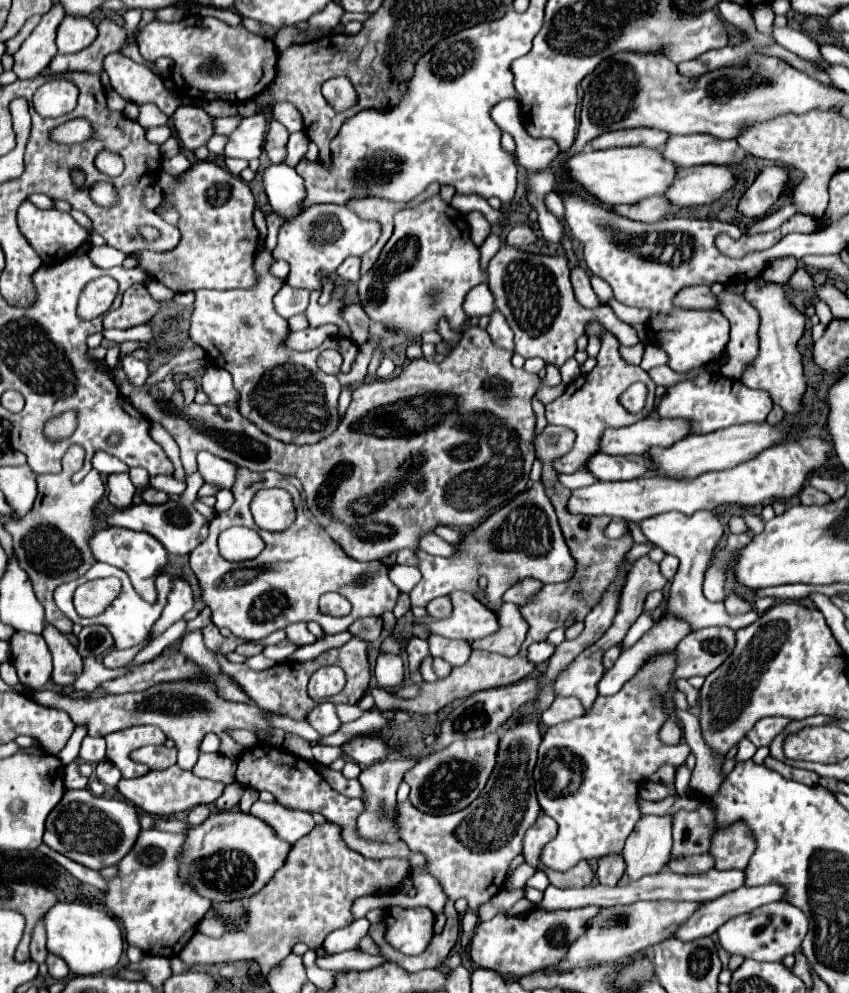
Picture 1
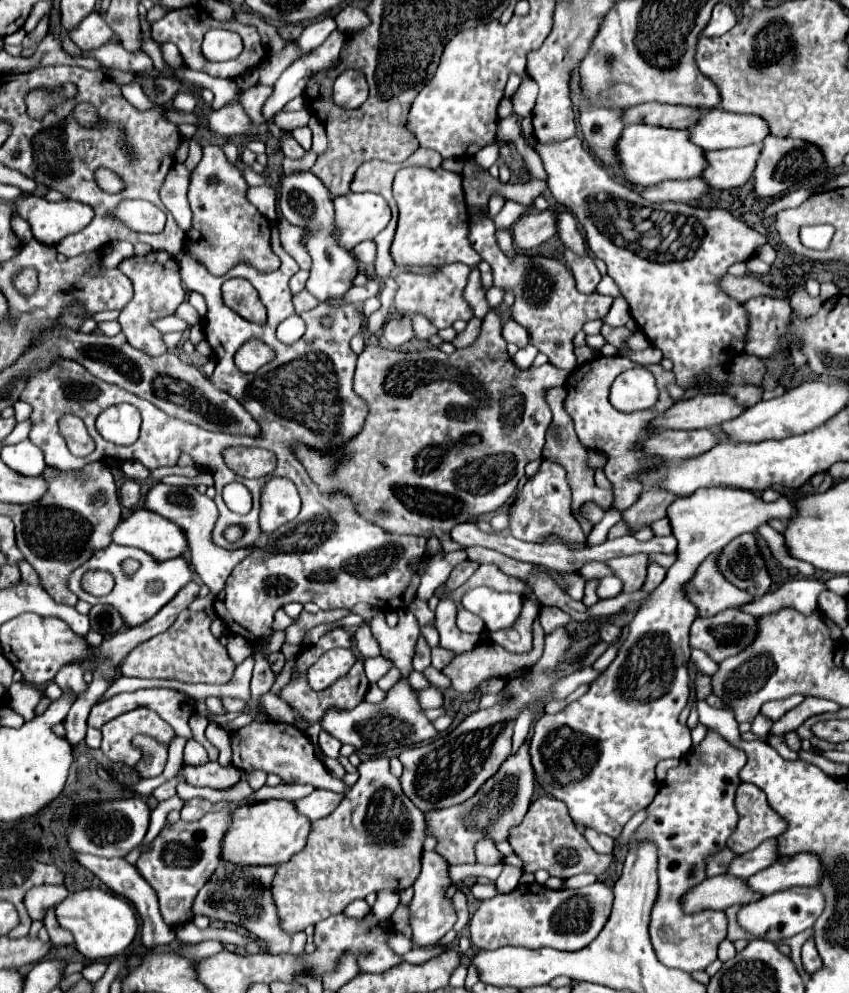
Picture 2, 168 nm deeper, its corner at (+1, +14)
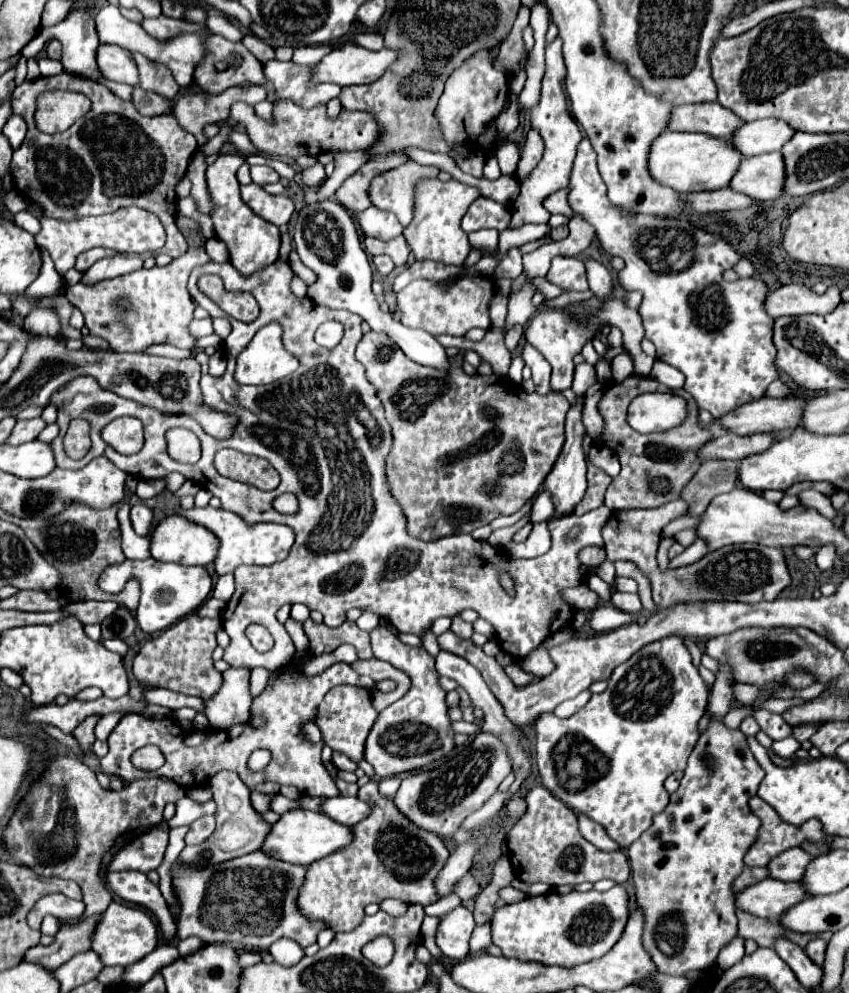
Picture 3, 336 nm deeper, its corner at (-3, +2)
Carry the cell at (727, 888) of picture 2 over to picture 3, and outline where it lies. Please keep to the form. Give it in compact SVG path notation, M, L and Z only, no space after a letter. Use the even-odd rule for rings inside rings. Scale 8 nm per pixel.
M763 879L749 889L735 893L737 911L745 911L757 917L775 919L795 903L807 899L799 883L783 883L775 879Z

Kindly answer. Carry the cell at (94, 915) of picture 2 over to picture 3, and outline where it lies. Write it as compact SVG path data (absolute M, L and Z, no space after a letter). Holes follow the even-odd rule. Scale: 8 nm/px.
M111 903L105 913L101 913L95 931L91 933L91 949L99 953L99 959L103 965L121 965L127 967L139 959L143 959L147 953L151 953L157 947L157 927L153 919L137 909L137 907L127 907L121 903Z

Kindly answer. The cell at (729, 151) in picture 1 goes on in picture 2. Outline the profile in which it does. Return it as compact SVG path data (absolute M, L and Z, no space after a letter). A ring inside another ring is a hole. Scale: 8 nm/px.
M723 109L707 111L697 125L691 127L691 139L705 151L763 143L767 135L769 125L763 117L729 113Z

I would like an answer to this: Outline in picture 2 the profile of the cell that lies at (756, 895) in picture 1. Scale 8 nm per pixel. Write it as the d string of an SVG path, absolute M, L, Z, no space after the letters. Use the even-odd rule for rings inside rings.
M797 853L791 857L781 857L771 869L759 871L749 877L747 883L753 889L769 895L775 891L785 891L791 887L817 887L821 881L821 859L815 853Z

